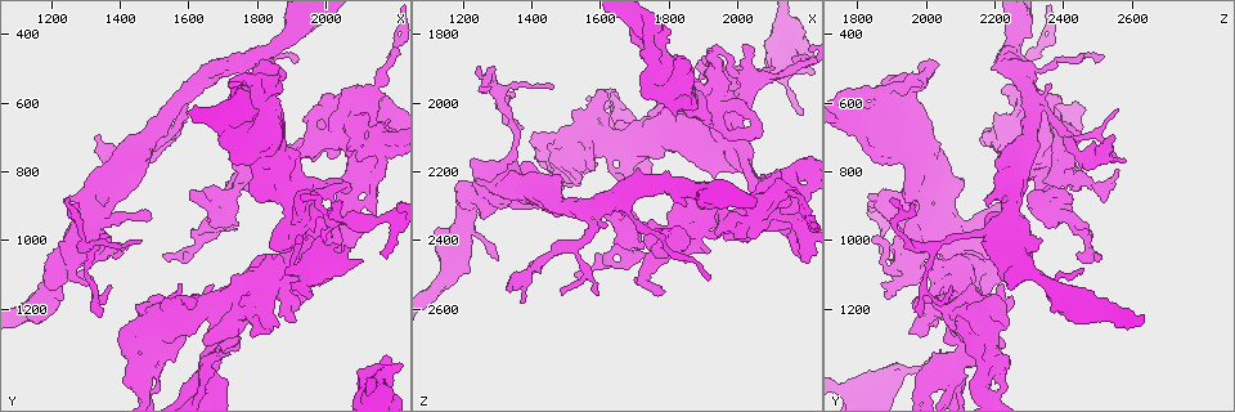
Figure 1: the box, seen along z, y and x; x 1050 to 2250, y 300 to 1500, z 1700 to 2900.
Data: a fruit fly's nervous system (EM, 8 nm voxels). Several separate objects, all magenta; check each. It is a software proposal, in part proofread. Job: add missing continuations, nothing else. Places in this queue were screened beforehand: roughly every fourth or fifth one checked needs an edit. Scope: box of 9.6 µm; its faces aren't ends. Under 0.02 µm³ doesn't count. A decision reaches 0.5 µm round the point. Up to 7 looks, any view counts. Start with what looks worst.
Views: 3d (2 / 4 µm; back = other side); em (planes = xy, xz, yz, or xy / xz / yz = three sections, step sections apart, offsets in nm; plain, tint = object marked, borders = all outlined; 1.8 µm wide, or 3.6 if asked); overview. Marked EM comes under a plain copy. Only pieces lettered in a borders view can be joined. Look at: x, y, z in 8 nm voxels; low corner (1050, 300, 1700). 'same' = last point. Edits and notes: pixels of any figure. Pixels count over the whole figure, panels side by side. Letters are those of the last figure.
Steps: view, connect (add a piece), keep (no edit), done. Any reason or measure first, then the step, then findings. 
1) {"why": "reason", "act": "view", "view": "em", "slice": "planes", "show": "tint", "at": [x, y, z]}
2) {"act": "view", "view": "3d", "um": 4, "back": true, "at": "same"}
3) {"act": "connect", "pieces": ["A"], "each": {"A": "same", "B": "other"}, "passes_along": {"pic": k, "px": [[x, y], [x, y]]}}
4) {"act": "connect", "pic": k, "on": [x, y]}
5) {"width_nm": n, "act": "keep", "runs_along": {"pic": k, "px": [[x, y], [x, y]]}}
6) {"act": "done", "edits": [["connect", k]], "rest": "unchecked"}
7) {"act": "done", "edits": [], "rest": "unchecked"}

{"why": "an open end", "act": "view", "view": "3d", "um": 4, "at": [2050, 640, 2400]}

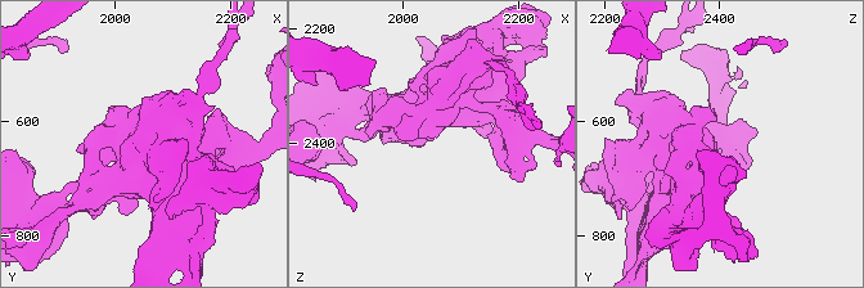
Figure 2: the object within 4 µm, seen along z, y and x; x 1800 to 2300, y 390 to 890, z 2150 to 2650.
{"act": "view", "view": "em", "slice": "planes", "show": "borders", "at": [2055, 640, 2390]}

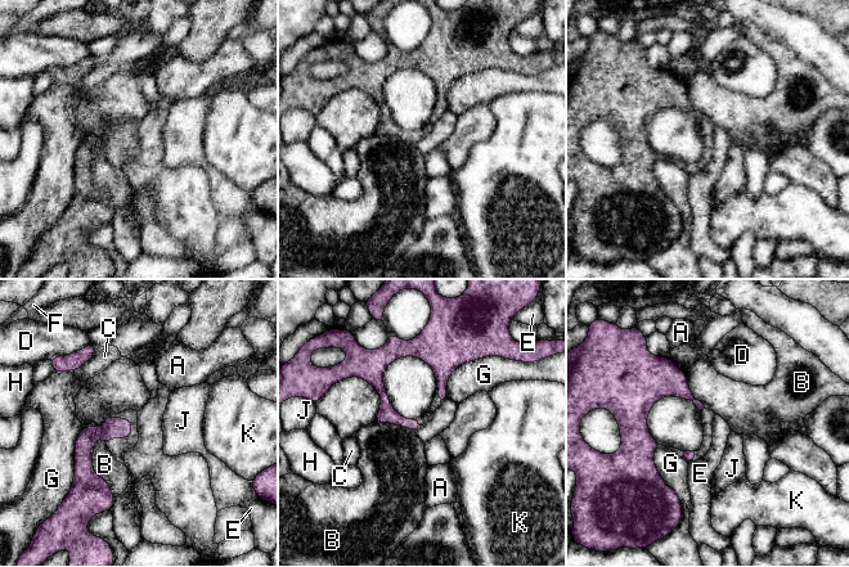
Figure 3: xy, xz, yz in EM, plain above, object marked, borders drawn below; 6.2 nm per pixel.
{"act": "keep", "each": {"A": "other", "B": "other", "C": "other", "D": "other", "E": "other", "F": "other", "G": "other", "H": "other", "J": "other", "K": "other"}, "border": {"pic": 3, "px": [[115, 498], [113, 505], [109, 509]]}, "found": "none of them fits"}

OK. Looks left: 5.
{"act": "view", "view": "em", "slice": "planes", "show": "tint", "at": [1640, 1390, 2090]}

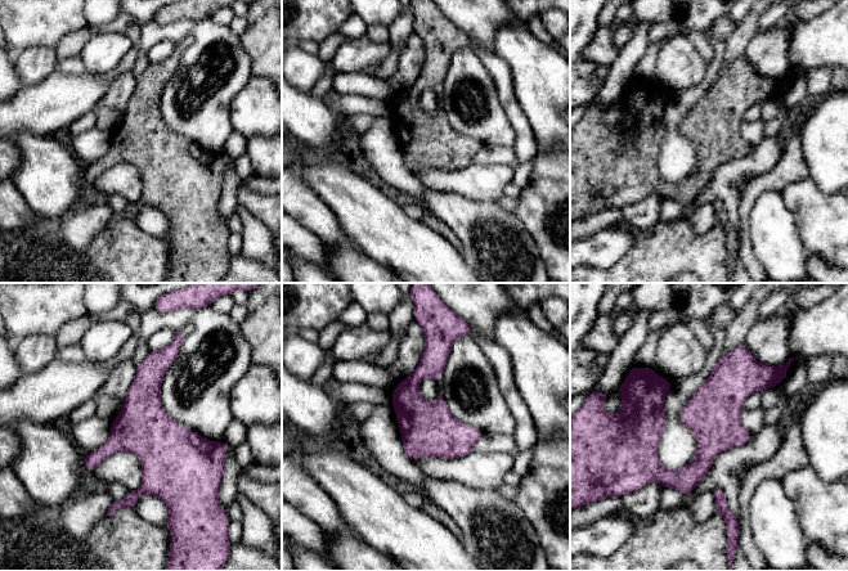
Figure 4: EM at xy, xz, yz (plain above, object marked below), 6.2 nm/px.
{"act": "view", "view": "em", "slice": "planes", "show": "borders", "at": "same"}

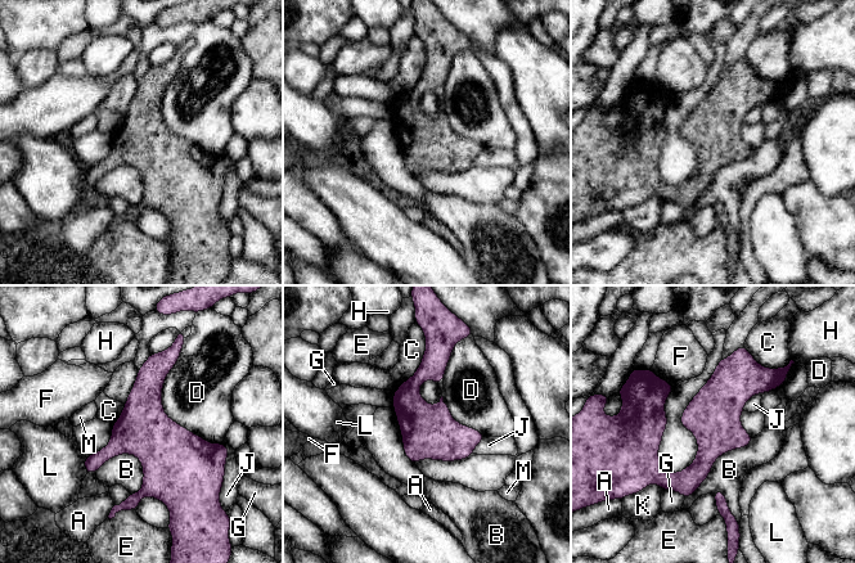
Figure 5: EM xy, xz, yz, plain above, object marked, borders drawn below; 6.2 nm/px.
{"width_nm": 340, "act": "keep", "each": {"A": "other", "B": "other", "C": "other", "D": "other", "E": "other", "F": "other", "G": "other", "H": "other", "J": "other", "K": "other", "L": "other", "M": "other"}, "border": {"pic": 5, "px": [[473, 454], [414, 463]]}, "found": "no lettered piece goes on from it"}

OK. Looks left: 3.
{"act": "view", "view": "3d", "um": 2, "at": [1840, 1090, 2020]}

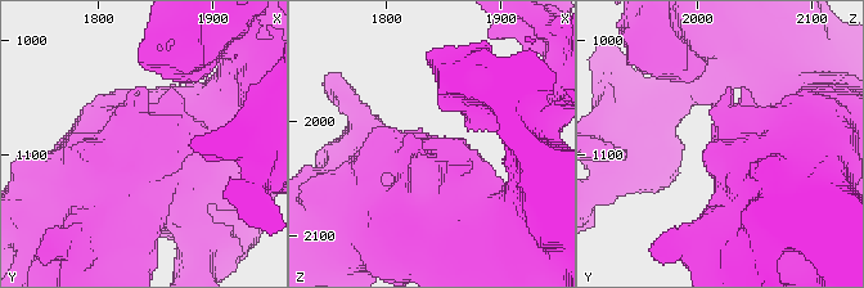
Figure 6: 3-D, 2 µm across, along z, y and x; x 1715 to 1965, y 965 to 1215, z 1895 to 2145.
{"act": "view", "view": "em", "slice": "planes", "show": "borders", "at": [1840, 1082, 2016]}

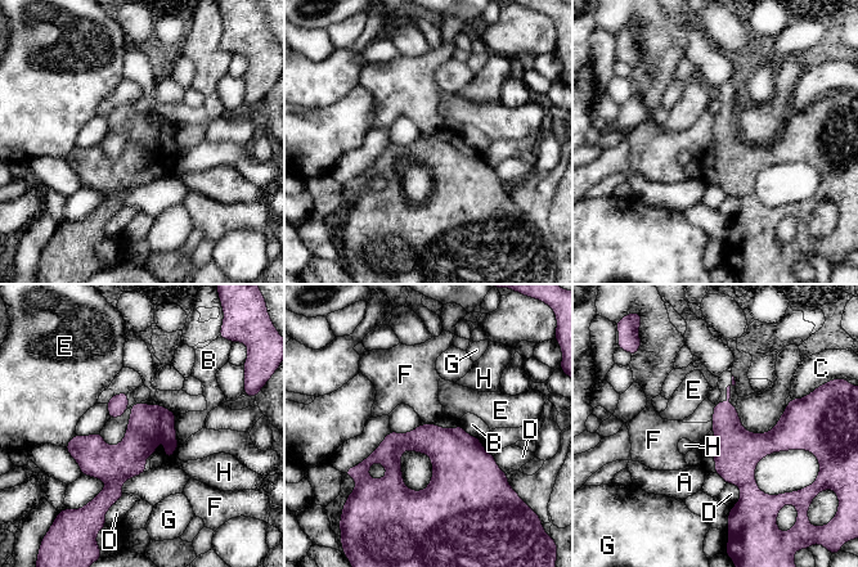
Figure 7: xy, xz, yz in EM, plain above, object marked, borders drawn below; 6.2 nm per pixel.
{"act": "keep", "each": {"A": "other", "B": "other", "C": "other", "D": "other", "E": "other", "F": "other", "G": "other", "H": "other"}, "runs_along": {"pic": 7, "px": [[164, 410], [113, 471], [111, 499]]}, "found": "no lettered piece goes on from it"}

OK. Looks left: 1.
{"act": "done", "edits": [], "rest": "unchecked"}

